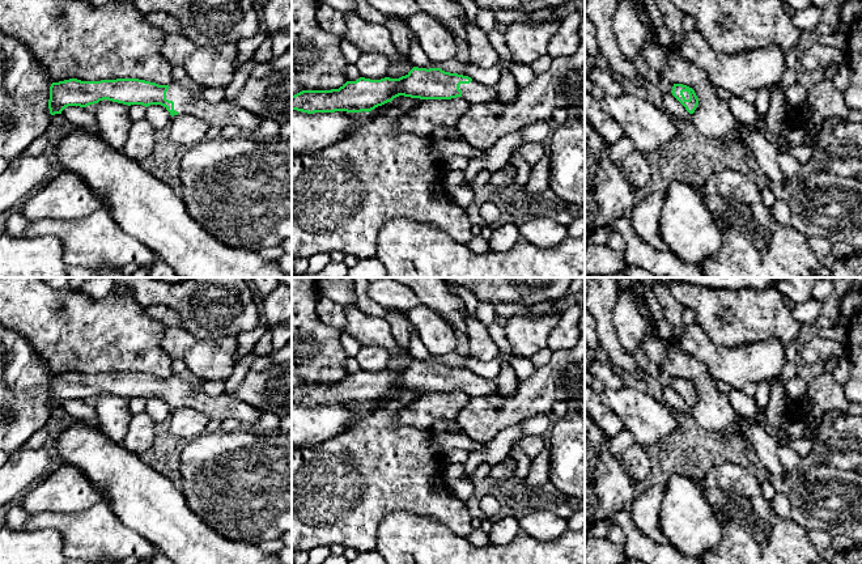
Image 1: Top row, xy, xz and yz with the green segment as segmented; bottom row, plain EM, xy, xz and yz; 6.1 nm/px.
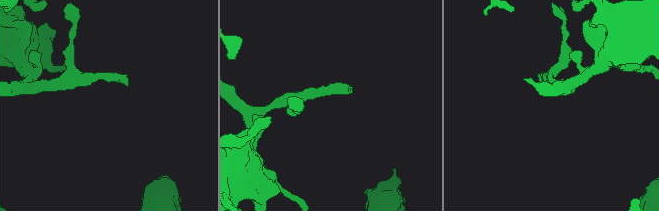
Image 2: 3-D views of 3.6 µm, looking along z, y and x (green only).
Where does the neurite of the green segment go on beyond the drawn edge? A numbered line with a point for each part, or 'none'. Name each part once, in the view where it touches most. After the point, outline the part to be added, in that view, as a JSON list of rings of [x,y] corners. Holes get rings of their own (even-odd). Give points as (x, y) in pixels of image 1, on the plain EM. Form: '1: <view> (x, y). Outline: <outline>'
1: xy (225, 406). Outline: [[[173,374],[169,377],[166,393],[174,395],[174,403],[179,407],[190,407],[208,416],[209,420],[224,421],[235,419],[241,421],[246,429],[254,428],[259,420],[260,411],[250,404],[241,402],[230,394],[208,395],[204,391],[194,391],[192,383]]]

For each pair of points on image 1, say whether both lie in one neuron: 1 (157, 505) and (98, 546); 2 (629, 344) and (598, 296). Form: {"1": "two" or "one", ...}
{"1": "two", "2": "two"}

